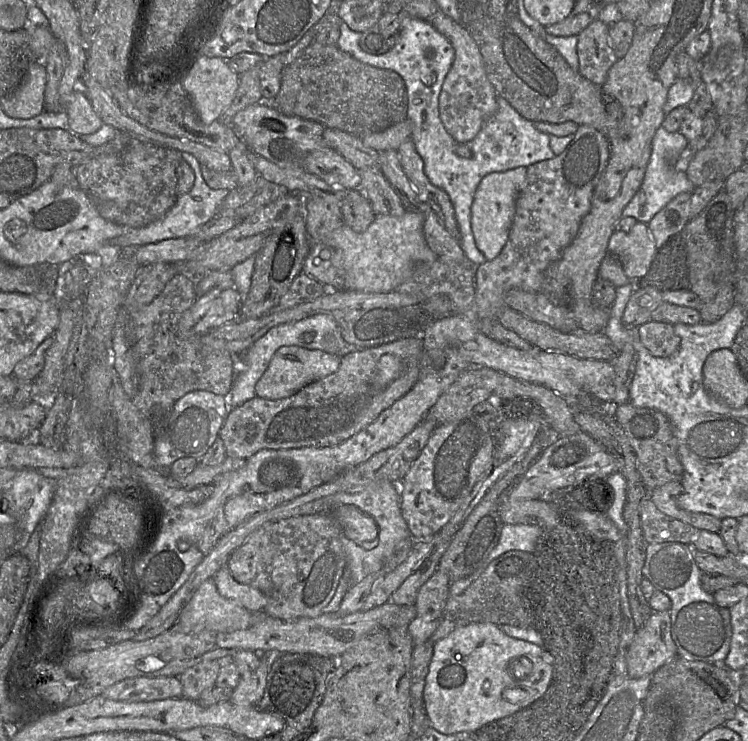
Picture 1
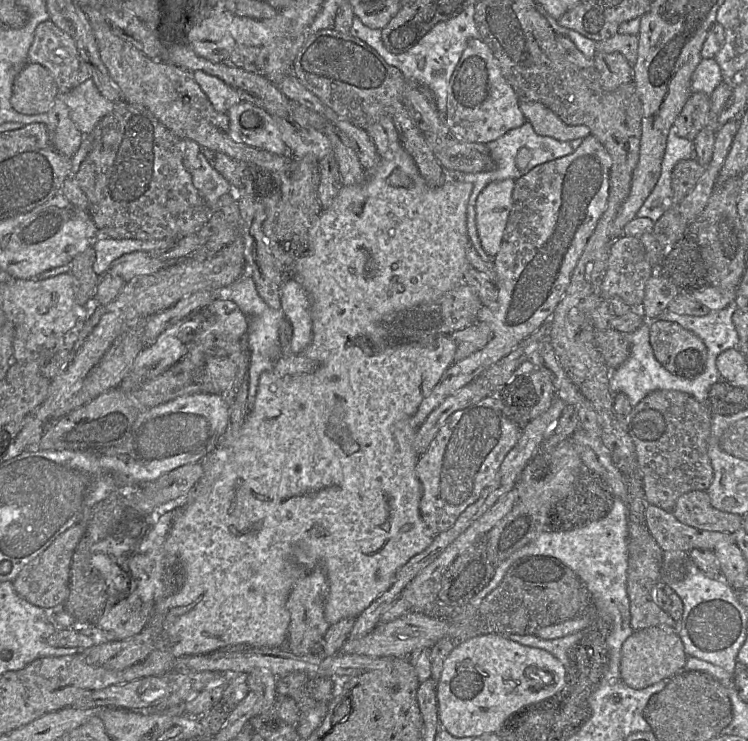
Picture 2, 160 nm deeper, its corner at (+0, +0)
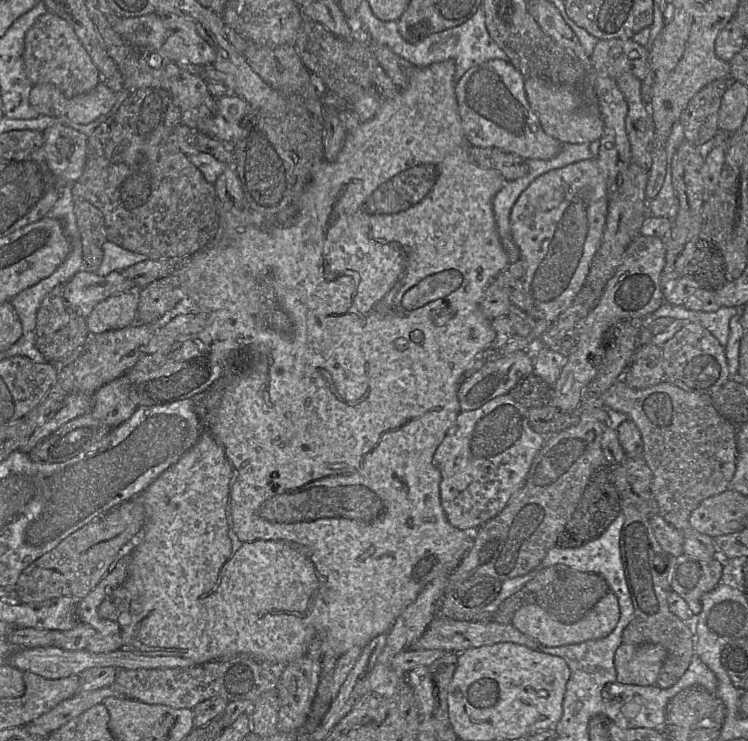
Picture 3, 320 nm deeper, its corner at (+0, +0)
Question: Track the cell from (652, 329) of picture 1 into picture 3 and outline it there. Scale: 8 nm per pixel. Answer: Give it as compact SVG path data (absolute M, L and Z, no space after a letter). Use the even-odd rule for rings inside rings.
M689 323L683 326L661 350L667 381L686 391L711 394L731 377L726 347L723 347L717 338L700 324Z

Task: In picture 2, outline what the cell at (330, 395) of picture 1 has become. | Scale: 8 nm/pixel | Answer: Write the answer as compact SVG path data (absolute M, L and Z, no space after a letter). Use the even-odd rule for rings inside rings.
M476 322L463 330L453 332L450 336L457 346L453 362L455 363L482 349L492 339L493 332L487 323Z

